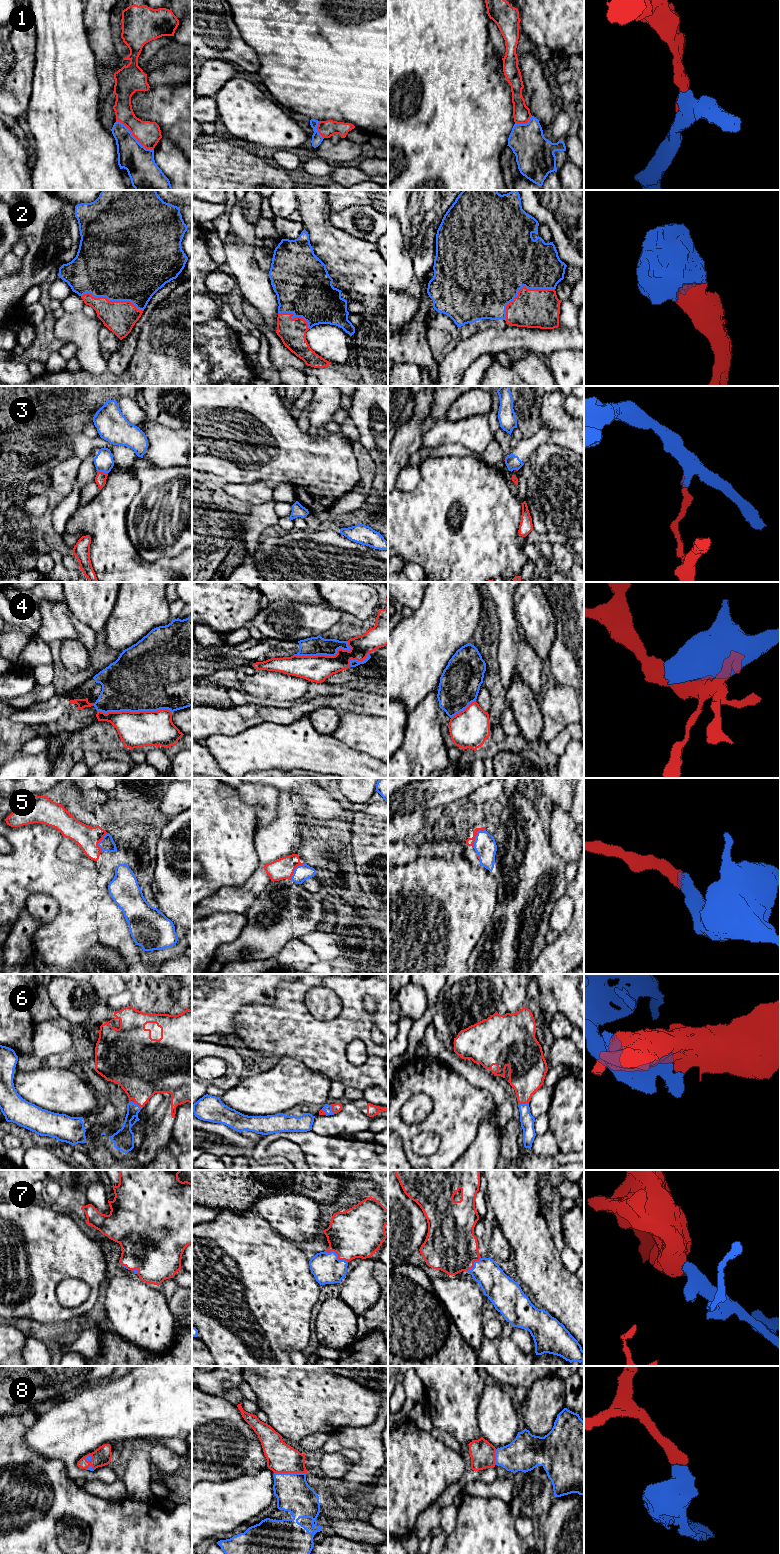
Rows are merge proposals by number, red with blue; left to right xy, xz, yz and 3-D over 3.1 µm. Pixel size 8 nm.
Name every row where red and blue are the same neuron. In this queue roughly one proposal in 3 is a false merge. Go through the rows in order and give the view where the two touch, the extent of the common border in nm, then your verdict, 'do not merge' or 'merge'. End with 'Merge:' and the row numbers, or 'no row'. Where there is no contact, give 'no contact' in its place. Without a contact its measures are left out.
1: contact in xy; length 400 nm; do not merge
2: contact in yz; length 480 nm; merge
3: contact in xy; length 90 nm; do not merge
4: contact in xy; length 600 nm; do not merge
5: contact in yz; length 180 nm; merge
6: contact in yz; length 80 nm; merge
7: contact in xz; length 220 nm; merge
8: contact in xz; length 260 nm; merge
Merge: 2, 5, 6, 7, 8

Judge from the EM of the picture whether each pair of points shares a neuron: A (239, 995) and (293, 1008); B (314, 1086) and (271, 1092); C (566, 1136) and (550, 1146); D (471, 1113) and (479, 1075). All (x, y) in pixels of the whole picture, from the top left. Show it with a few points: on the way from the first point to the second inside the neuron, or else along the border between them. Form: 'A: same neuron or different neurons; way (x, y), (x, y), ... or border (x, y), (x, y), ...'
A: different neurons; border (269, 1003), (249, 1003), (246, 1006)
B: same neuron; way (303, 1086), (282, 1087)
C: different neurons; border (549, 1129), (556, 1141), (558, 1150)
D: different neurons; border (458, 1073), (472, 1085), (487, 1090), (495, 1102)

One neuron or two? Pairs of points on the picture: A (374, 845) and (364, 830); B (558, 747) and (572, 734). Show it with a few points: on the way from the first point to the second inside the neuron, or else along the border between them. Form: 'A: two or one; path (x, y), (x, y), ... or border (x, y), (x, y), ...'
A: one; path (373, 841), (368, 834)
B: one; path (561, 743), (568, 736)

